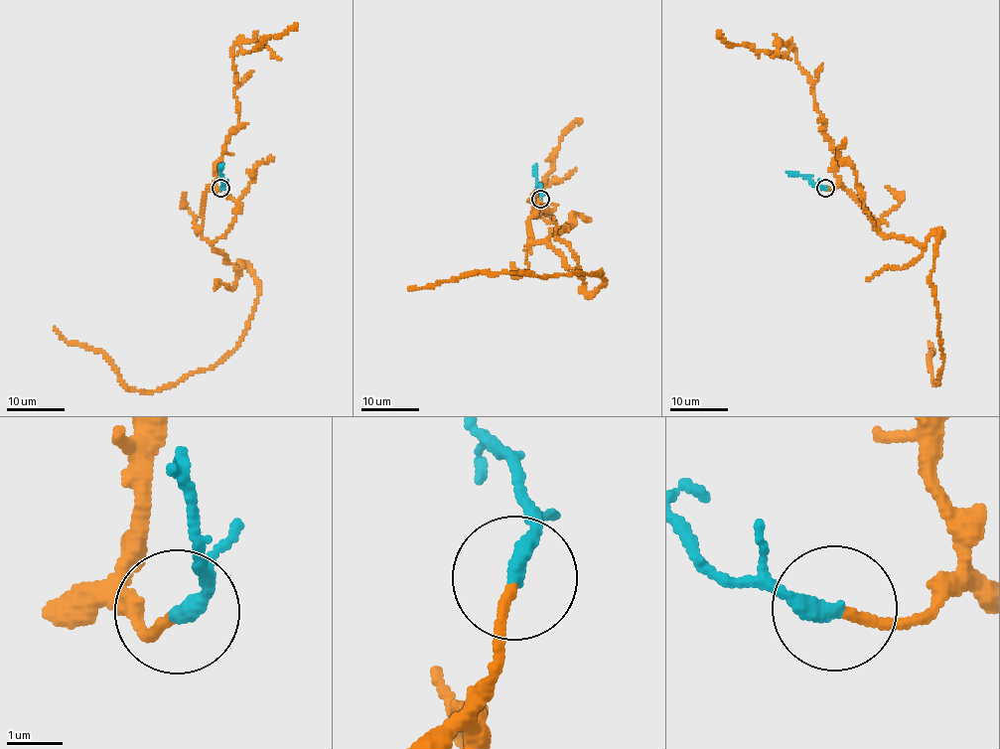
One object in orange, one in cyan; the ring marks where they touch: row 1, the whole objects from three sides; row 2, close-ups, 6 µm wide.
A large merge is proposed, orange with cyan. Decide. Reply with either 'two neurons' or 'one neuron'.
one neuron

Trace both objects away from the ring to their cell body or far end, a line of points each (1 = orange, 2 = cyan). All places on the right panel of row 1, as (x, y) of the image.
1: (826, 187), (844, 188), (885, 234), (919, 244), (939, 233), (929, 276), (943, 356), (935, 385), (929, 342)
2: (826, 187), (786, 172)

